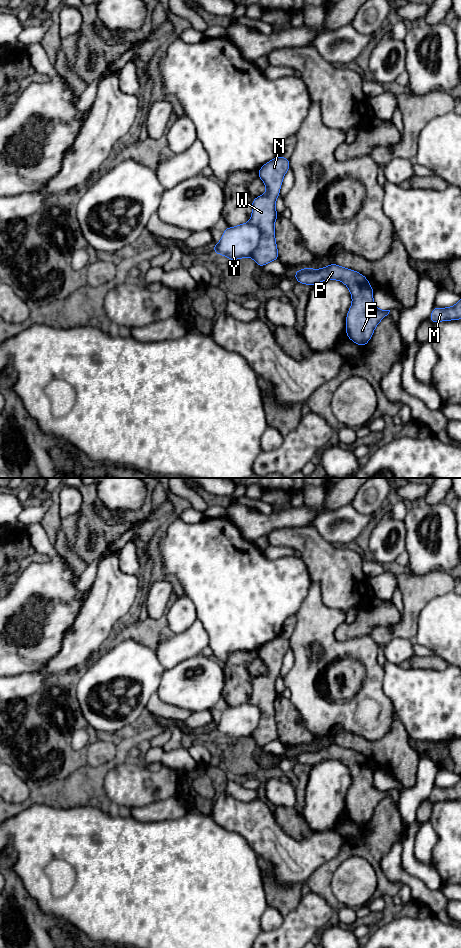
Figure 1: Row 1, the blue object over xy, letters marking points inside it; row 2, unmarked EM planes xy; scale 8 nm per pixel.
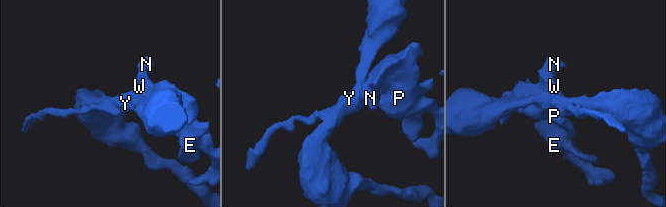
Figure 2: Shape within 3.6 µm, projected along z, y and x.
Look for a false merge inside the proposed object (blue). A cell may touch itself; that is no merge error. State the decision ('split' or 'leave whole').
split

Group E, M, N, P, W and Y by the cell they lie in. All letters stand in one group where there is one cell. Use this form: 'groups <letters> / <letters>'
groups E M N P W / Y

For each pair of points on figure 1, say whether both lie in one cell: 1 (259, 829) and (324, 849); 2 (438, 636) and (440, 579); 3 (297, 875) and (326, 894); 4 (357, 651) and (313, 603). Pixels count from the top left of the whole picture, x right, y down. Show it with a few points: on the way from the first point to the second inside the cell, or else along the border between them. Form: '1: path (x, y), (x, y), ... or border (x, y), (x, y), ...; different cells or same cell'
1: path (275, 845), (279, 849), (308, 849); same cell
2: border (450, 591), (432, 598), (421, 611); different cells
3: border (322, 864), (305, 882); different cells
4: path (341, 648), (338, 648), (316, 626), (314, 619); same cell

